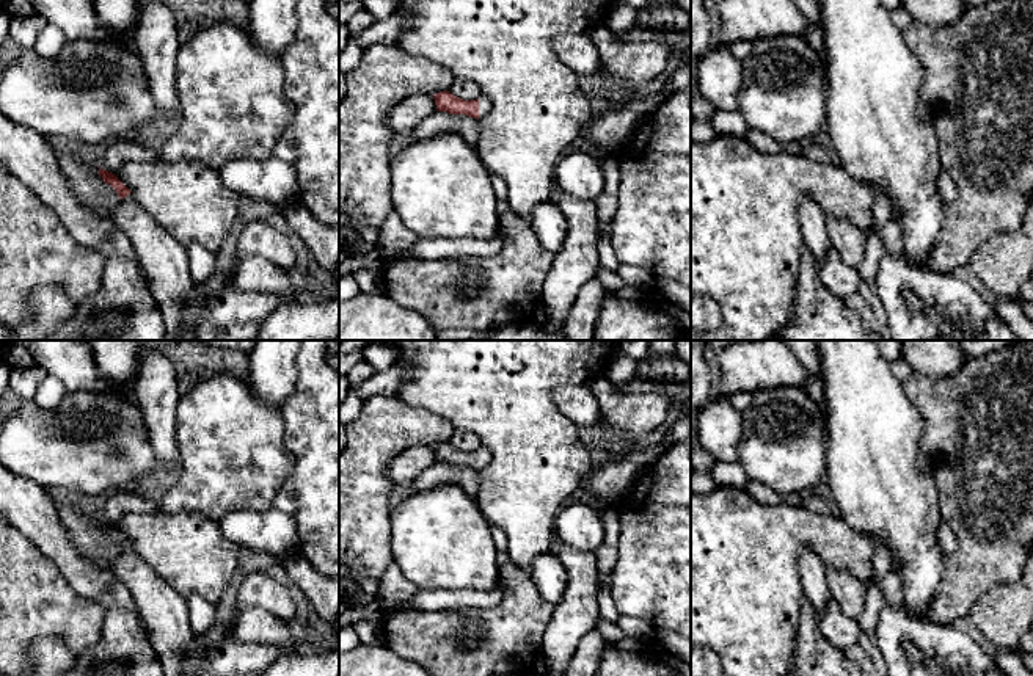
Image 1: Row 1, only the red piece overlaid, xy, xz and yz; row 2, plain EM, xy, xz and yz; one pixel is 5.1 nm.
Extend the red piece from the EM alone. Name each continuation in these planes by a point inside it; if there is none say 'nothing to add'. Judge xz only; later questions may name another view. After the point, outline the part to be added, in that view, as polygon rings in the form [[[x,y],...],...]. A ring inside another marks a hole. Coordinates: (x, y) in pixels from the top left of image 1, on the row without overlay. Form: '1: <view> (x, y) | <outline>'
1: xz (484, 455) | [[[482,445],[479,449],[479,471],[484,469],[491,460],[491,453]]]

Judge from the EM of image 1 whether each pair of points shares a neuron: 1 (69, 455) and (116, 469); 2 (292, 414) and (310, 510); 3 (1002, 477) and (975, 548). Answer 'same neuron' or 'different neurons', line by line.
1: same neuron
2: same neuron
3: same neuron

